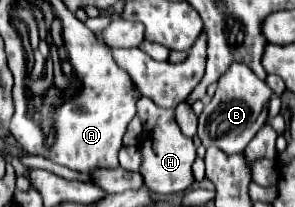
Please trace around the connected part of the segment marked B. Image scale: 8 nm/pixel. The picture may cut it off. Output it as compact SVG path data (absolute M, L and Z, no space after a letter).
M232 63L228 71L218 79L216 93L212 101L204 107L198 123L198 137L204 147L216 145L226 153L244 151L250 139L260 131L268 117L268 101L270 101L270 87L250 71L250 67L242 63Z

